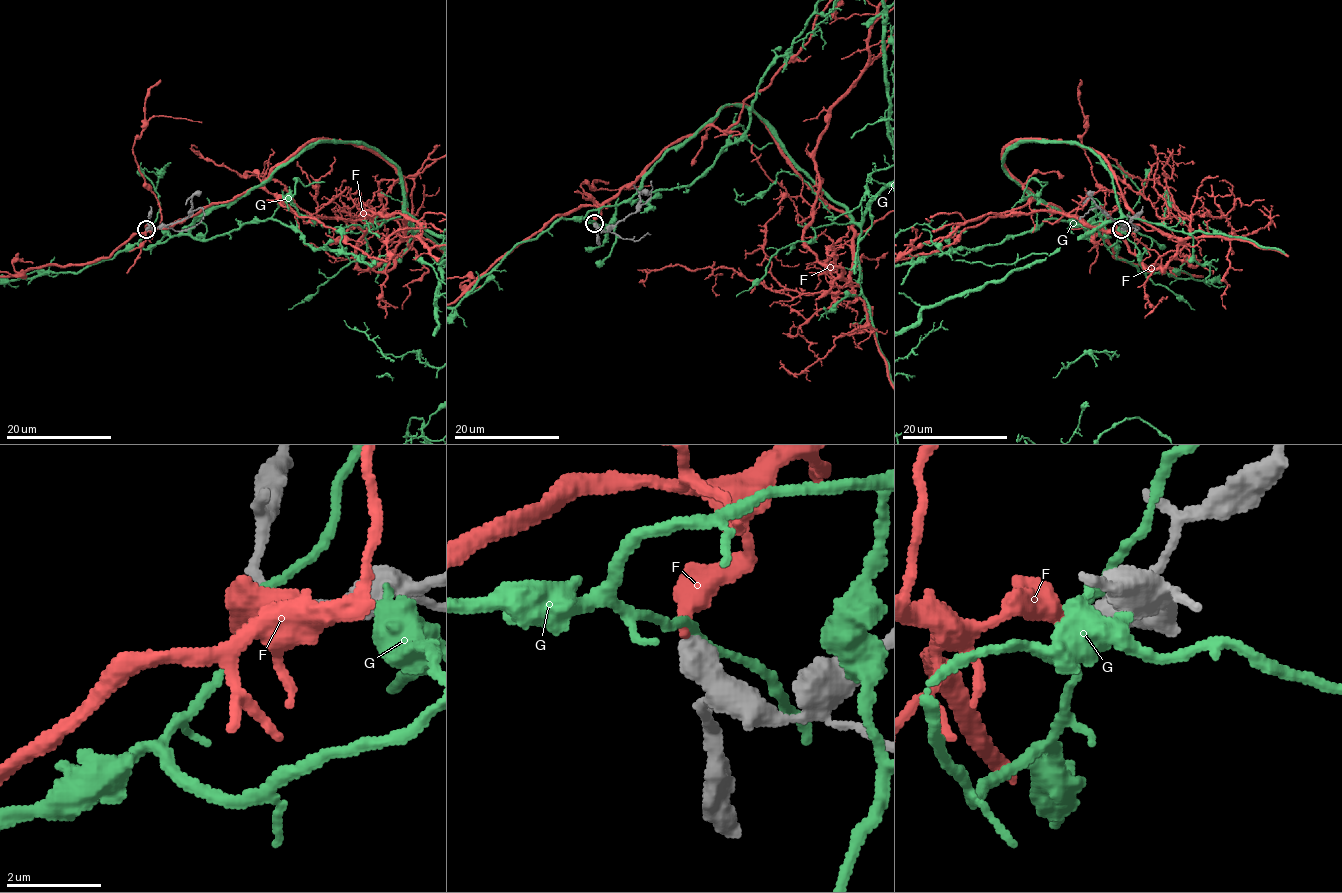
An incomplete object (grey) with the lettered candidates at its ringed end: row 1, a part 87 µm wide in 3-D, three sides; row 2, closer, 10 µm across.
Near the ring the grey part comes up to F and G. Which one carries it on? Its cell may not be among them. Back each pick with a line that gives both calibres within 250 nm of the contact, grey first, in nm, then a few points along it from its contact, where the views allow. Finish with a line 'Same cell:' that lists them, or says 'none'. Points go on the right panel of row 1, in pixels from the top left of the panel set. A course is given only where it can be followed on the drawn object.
F: 600/320 nm
Same cell: F

